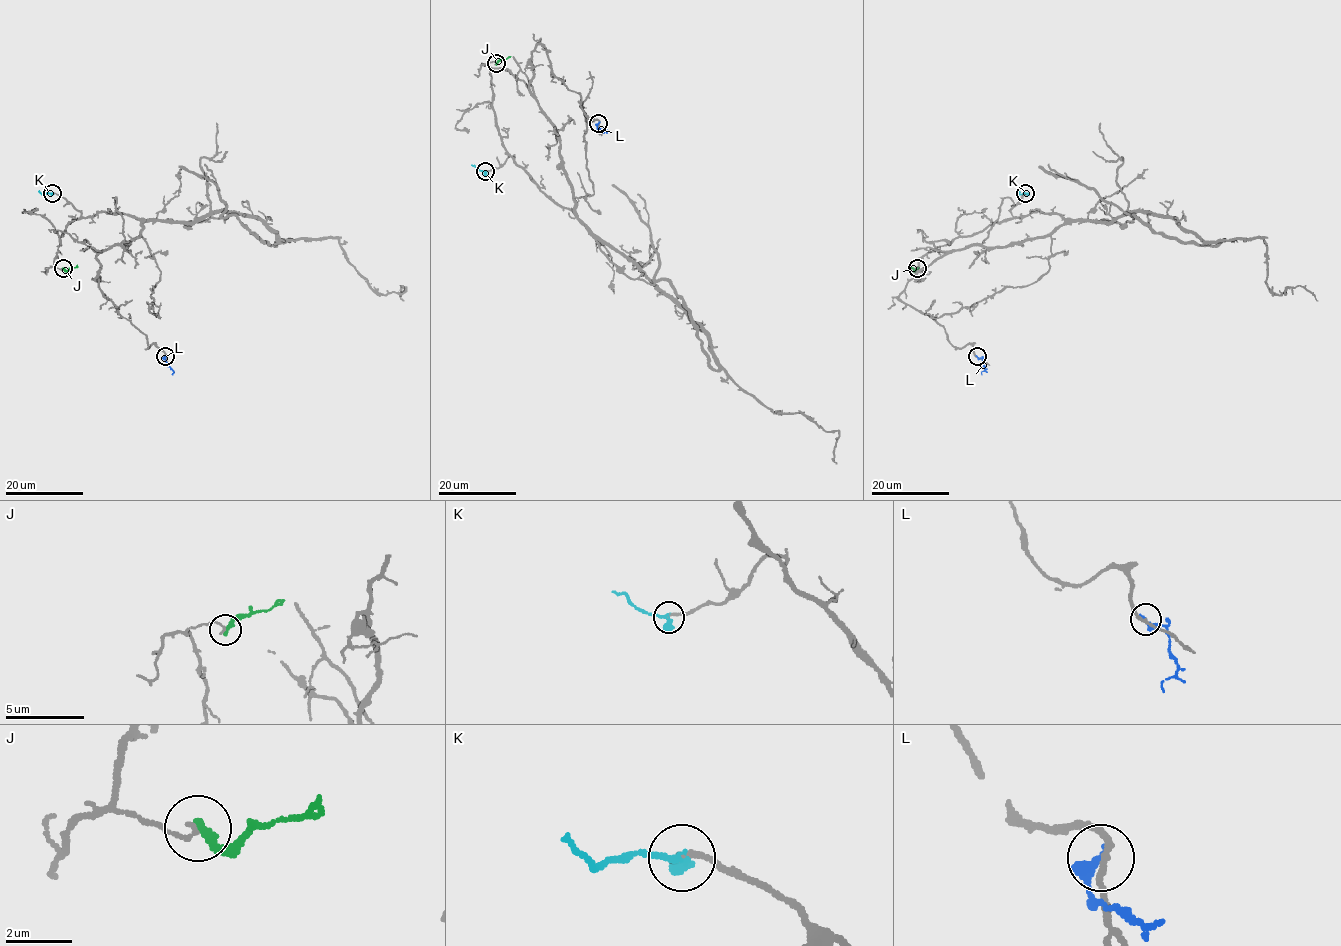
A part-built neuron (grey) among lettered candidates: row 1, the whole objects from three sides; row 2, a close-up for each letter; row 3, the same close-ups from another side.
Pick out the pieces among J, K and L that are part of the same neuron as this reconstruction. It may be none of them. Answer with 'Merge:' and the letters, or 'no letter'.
Merge: K

